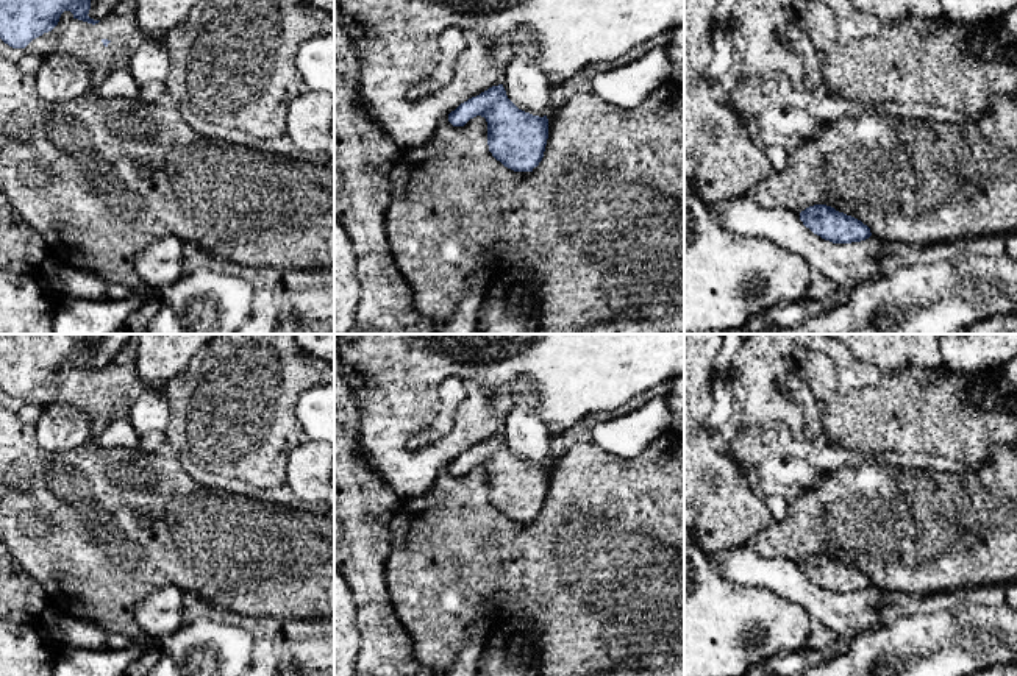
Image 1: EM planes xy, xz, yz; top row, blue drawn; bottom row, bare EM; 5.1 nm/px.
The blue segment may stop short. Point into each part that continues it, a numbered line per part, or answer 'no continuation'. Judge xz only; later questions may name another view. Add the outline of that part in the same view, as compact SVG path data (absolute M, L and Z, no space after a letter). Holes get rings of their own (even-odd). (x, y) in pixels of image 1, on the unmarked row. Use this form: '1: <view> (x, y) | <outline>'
no continuation

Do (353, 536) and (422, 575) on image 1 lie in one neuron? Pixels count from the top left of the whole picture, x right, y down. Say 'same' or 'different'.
different

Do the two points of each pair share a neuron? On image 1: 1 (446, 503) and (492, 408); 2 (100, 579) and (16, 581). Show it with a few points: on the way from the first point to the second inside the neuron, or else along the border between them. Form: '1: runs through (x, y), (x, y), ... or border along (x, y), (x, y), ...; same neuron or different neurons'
1: border along (447, 466), (422, 494); different neurons
2: border along (16, 559), (39, 584), (50, 604); different neurons

